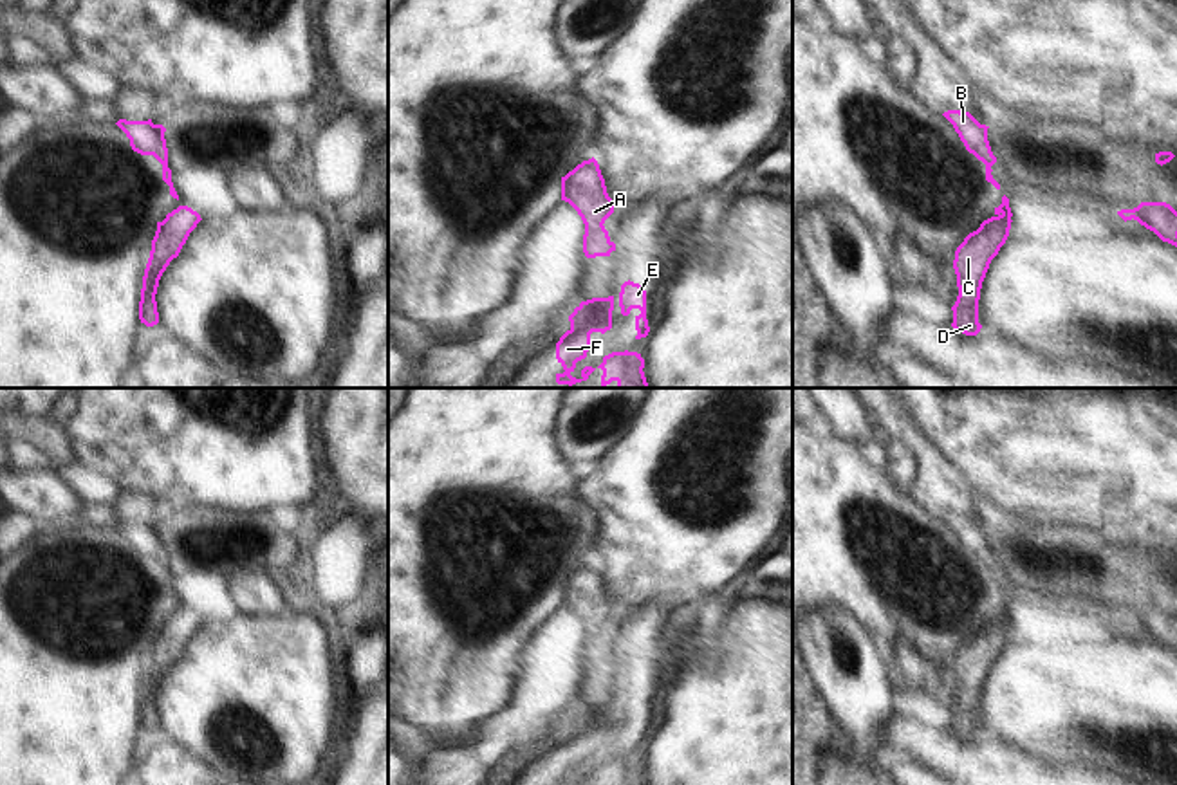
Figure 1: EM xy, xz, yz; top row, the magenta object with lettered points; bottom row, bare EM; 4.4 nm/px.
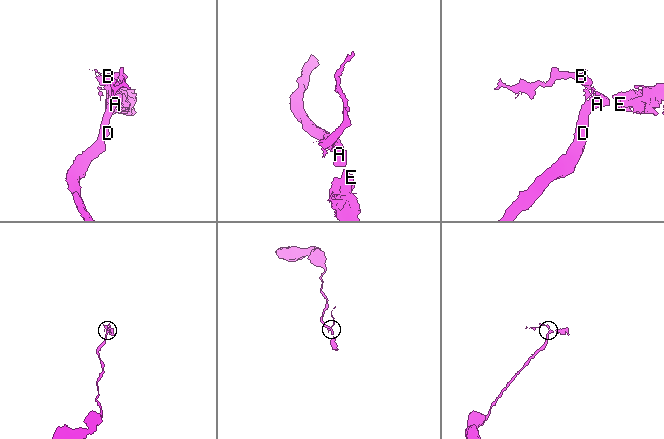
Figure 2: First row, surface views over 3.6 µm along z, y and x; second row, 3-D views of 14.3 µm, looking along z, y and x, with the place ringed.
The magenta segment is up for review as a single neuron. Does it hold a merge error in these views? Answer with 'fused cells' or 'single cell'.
fused cells

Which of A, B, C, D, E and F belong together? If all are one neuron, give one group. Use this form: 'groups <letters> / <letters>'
groups A C D E F / B

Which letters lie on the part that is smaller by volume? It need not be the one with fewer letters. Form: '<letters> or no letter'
B

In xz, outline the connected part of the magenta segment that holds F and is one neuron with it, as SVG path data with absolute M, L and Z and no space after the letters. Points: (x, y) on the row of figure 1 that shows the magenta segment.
M614 296L592 298L581 301L569 316L570 328L556 343L556 359L565 370L563 374L556 374L558 384L572 386L576 383L587 381L596 370L592 366L585 366L579 379L570 375L576 368L576 363L585 359L587 352L590 350L590 334L605 334L612 328L612 310Z

